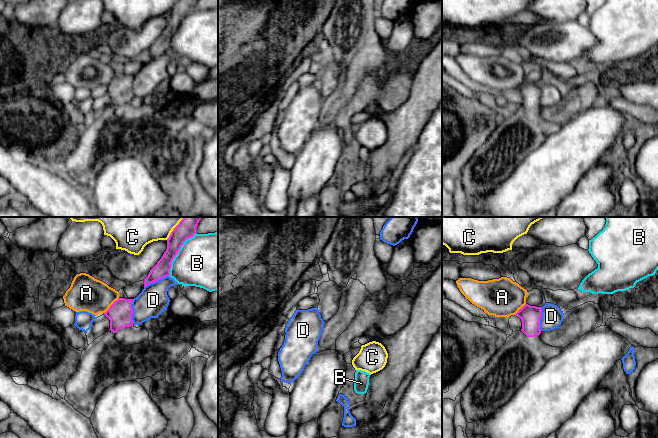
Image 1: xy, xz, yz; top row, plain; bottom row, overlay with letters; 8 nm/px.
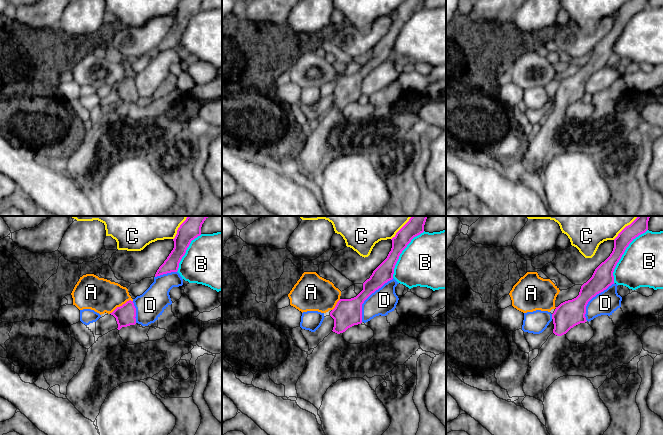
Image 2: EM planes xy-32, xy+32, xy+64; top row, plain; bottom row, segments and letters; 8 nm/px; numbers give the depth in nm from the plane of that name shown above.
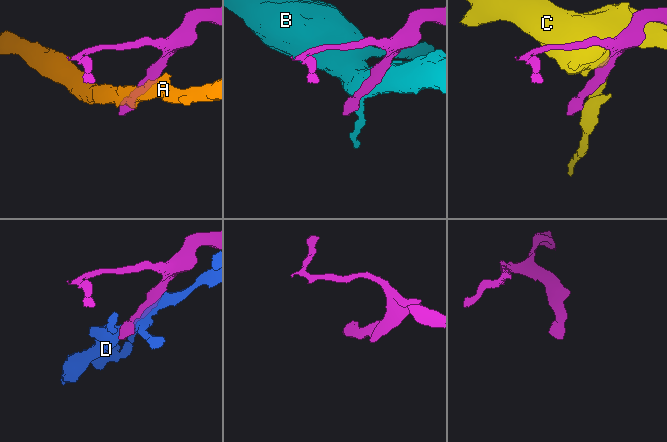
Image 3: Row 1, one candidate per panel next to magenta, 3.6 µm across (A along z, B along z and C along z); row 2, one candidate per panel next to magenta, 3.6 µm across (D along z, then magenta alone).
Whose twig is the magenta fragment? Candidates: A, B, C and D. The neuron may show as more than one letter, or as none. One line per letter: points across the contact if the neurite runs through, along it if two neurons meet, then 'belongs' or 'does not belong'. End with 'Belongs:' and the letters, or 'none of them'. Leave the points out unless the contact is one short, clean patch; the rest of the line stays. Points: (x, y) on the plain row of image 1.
A: border xy (119, 74), (104, 89); does not belong
B: does not belong
C: does not belong
D: does not belong
Belongs: none of them

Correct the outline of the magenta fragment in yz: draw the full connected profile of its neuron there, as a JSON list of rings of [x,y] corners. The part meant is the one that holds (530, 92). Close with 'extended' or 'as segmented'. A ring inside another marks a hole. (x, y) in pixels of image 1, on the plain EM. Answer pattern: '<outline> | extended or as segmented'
[[[525,80],[515,92],[521,95],[522,105],[507,114],[487,141],[474,151],[462,169],[461,182],[468,199],[487,195],[506,180],[529,153],[539,148],[550,135],[558,132],[564,125],[549,122],[541,116],[541,83]]] | extended

